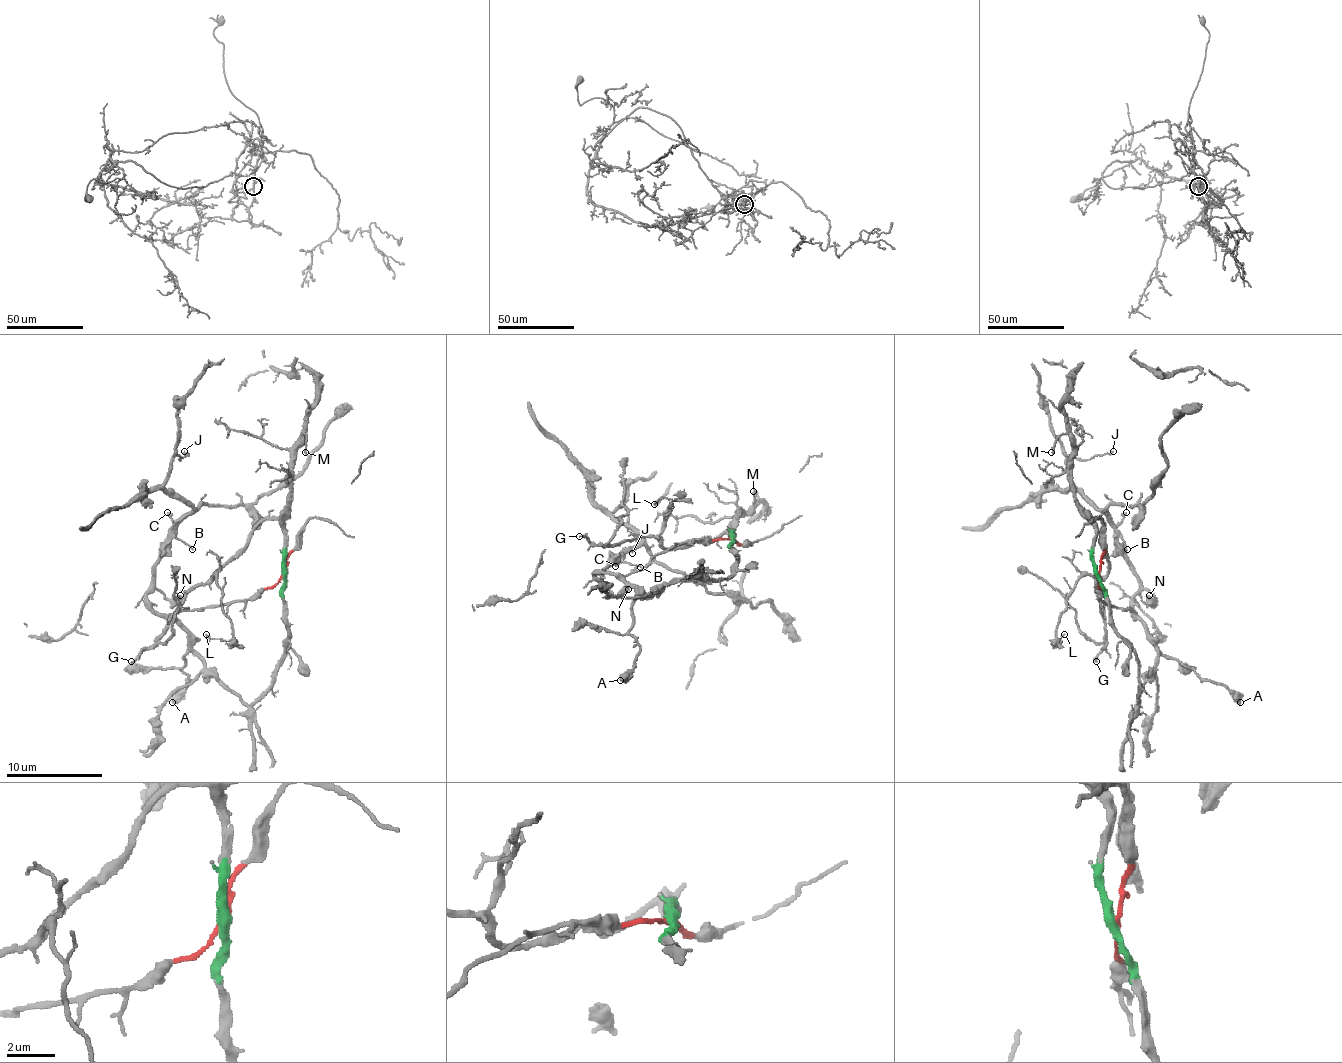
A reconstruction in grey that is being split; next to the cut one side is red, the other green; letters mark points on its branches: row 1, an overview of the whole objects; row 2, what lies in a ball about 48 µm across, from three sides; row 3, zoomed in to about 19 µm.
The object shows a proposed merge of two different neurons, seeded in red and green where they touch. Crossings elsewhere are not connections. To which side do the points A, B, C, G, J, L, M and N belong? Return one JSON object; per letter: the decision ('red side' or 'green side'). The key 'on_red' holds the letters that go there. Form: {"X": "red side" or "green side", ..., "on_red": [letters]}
{"A": "red side", "B": "red side", "C": "red side", "G": "green side", "J": "red side", "L": "green side", "M": "green side", "N": "red side", "on_red": ["A", "B", "C", "J", "N"]}

